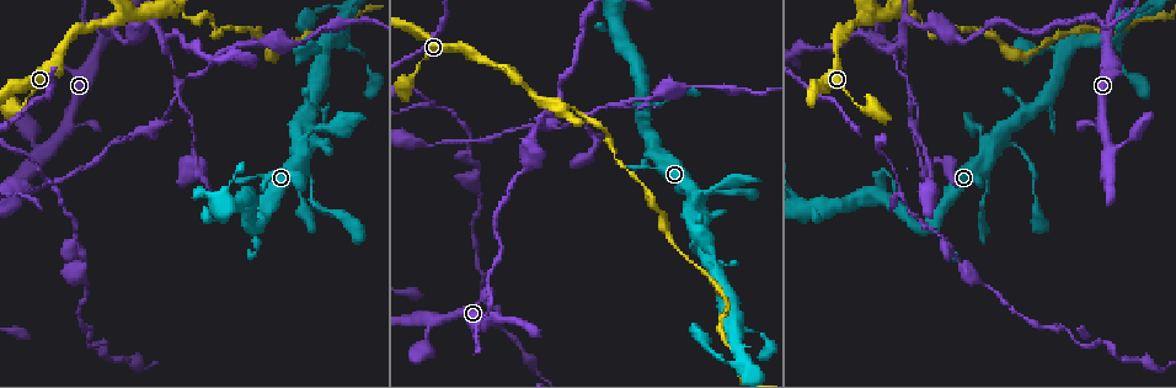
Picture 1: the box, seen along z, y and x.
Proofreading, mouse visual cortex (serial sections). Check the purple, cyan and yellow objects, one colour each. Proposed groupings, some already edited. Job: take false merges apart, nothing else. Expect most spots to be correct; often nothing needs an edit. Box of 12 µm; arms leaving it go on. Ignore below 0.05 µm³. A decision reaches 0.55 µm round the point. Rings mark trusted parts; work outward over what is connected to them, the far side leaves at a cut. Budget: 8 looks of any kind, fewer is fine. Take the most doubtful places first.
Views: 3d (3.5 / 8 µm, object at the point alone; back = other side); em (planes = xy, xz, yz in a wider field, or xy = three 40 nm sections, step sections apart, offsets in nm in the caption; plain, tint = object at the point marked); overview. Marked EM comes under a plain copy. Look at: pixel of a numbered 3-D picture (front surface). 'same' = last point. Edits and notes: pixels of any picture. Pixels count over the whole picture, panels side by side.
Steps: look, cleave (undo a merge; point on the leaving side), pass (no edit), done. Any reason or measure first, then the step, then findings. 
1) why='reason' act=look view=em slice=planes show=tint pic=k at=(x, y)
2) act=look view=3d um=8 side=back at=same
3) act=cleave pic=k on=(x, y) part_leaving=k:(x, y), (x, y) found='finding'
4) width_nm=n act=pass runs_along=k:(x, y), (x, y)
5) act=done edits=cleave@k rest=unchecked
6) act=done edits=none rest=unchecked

why='four arms meet' act=look view=3d um=3.5 pic=1 at=(122, 18)

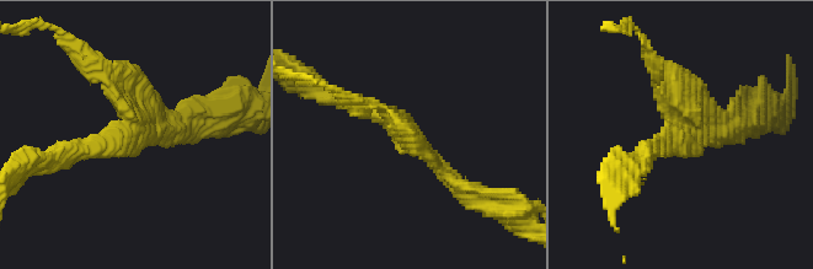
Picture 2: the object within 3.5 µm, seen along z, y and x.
arms=4 arm_widths_nm=200,200,250,250 why='shape alone is not enough' act=look view=em slice=xy step=5 show=tint pic=2 at=(131, 137)

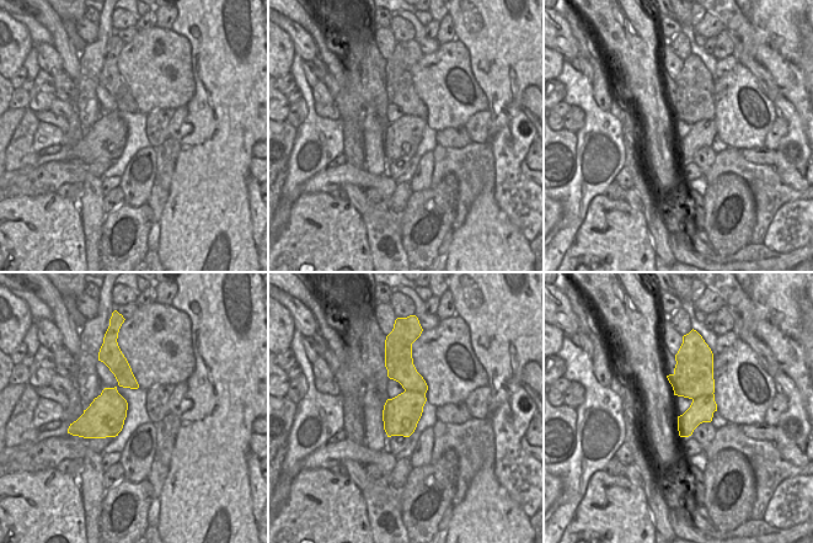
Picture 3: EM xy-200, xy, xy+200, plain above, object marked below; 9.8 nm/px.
act=cleave pic=2 on=(679, 77) found='two cells meet here'

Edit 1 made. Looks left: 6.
act=look view=overview

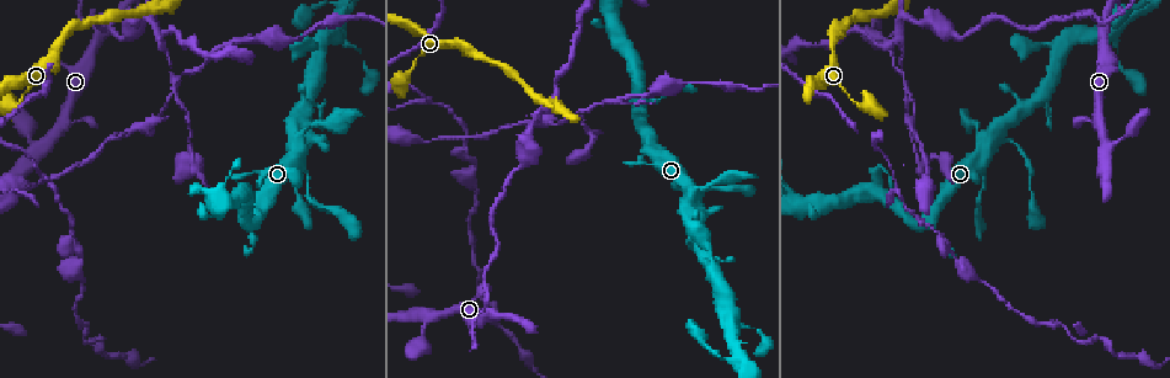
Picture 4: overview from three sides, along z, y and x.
act=look view=3d um=3.5 pic=4 at=(100, 33)

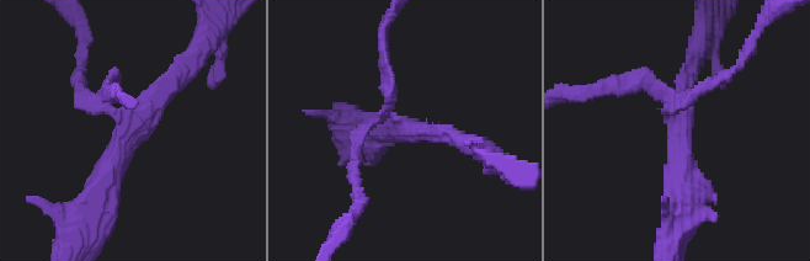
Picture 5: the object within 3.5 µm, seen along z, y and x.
arms=4 arm_widths_nm=150,200,250,400 why='now the EM' act=look view=em slice=xy step=1 show=tint pic=5 at=(681, 129)

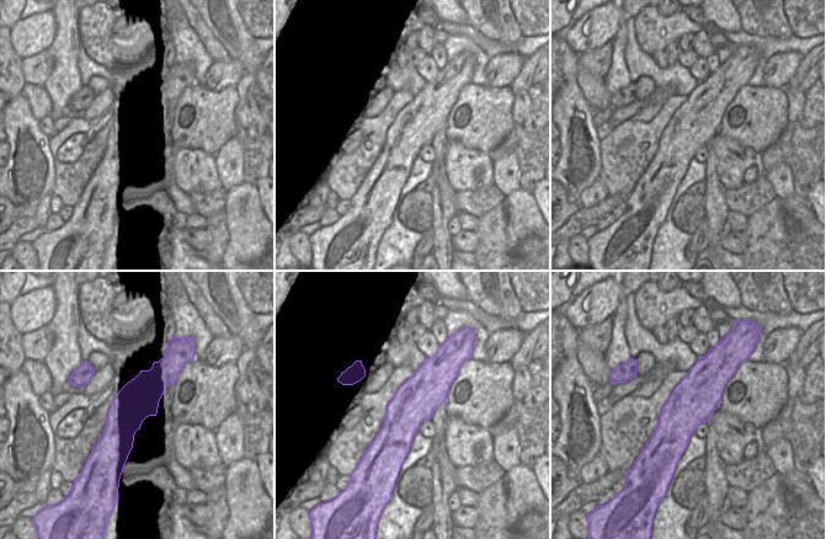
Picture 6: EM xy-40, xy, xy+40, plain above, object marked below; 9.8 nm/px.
act=cleave pic=5 on=(649, 76) part_leaving=5:(667, 112), (653, 83), (576, 94) found='a second cell is stuck on'

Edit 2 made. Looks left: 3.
act=done edits=cleave@2,cleave@5 rest=unchecked

